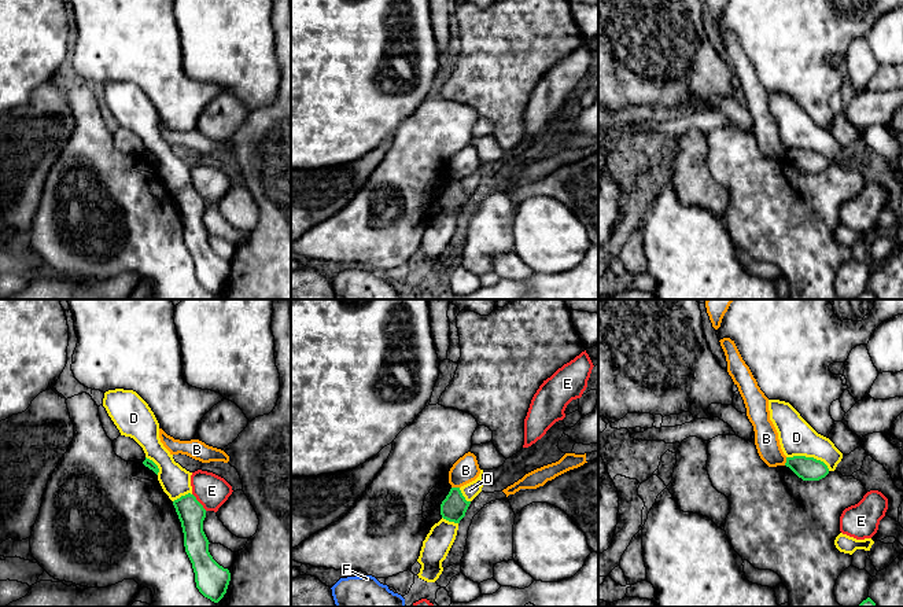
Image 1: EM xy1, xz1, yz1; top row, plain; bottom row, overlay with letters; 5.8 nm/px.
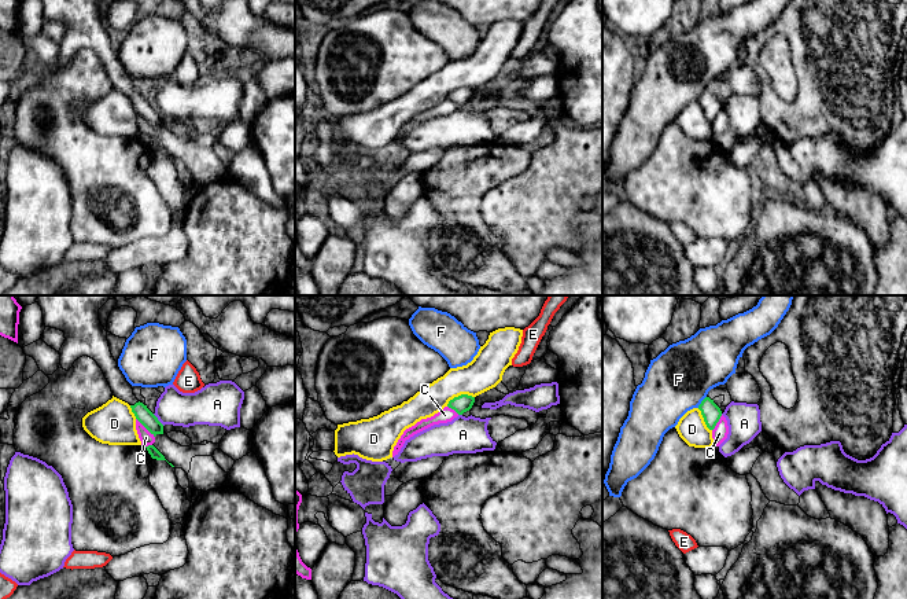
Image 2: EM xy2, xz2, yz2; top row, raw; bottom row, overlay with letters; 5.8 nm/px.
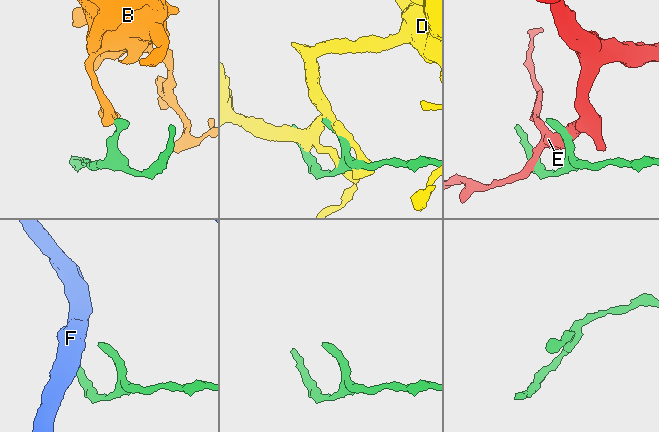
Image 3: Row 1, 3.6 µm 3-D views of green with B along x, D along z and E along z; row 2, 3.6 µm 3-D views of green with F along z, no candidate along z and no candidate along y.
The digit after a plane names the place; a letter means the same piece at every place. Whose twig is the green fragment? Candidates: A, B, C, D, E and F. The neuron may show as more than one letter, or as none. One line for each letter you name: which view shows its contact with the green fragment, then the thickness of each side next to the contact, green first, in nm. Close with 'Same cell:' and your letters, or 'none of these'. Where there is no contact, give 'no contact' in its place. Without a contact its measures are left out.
Same cell: none of these

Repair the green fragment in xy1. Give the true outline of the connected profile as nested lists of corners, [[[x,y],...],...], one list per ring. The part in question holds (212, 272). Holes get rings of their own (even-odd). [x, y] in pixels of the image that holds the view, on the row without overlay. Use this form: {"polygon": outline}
{"polygon": [[[191,185],[173,194],[184,225],[185,244],[192,255],[199,284],[214,295],[226,286],[231,265],[220,258],[209,244],[209,232],[203,224],[206,202]]]}

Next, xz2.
{"polygon": [[[461,87],[449,93],[447,99],[454,102],[458,107],[469,103],[475,95],[475,89],[468,87]]]}

